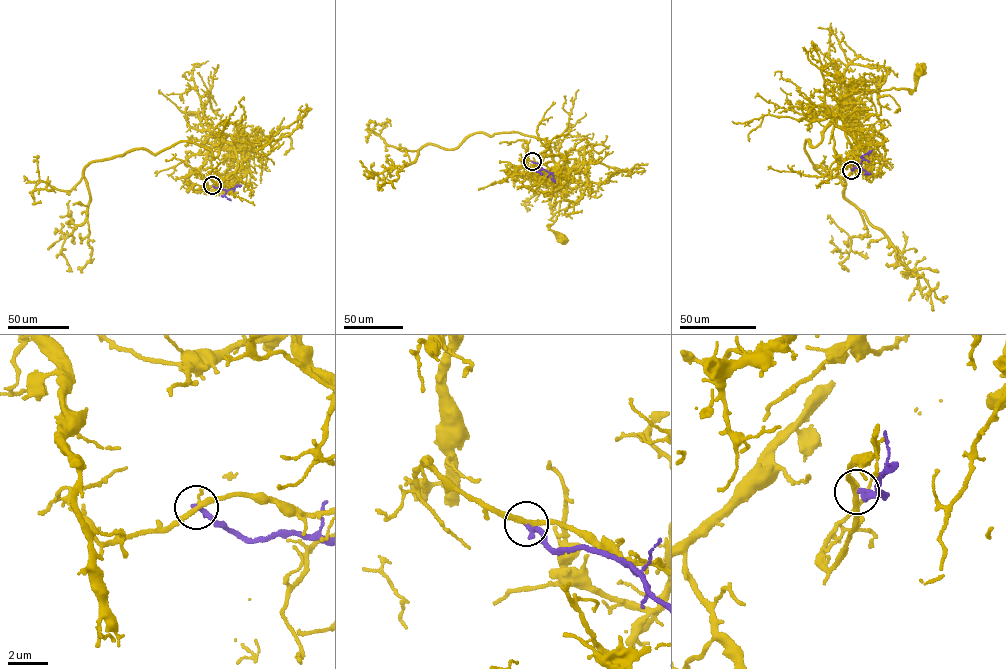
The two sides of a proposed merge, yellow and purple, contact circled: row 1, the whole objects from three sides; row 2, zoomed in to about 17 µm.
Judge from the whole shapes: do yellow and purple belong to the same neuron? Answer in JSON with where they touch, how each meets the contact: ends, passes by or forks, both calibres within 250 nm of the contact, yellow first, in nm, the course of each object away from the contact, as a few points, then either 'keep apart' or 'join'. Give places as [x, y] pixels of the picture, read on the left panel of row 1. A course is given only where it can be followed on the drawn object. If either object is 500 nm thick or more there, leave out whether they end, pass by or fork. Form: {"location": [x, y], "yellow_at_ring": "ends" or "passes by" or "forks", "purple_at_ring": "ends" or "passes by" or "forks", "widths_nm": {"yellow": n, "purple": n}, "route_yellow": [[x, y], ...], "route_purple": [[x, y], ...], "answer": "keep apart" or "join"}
{"location": [212, 185], "yellow_at_ring": "passes by", "purple_at_ring": "ends", "widths_nm": {"yellow": 260, "purple": 280}, "route_yellow": [[212, 185], [224, 185], [242, 163], [242, 151], [222, 138], [234, 137], [227, 144], [242, 133]], "route_purple": [[212, 185], [227, 190], [241, 185]], "answer": "keep apart"}

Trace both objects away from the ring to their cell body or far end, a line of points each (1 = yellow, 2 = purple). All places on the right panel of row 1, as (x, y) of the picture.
1: (851, 170), (853, 149), (843, 118), (836, 113), (861, 94), (893, 88), (913, 90), (914, 77), (921, 68)
2: (851, 170), (859, 166), (862, 156), (872, 150)

